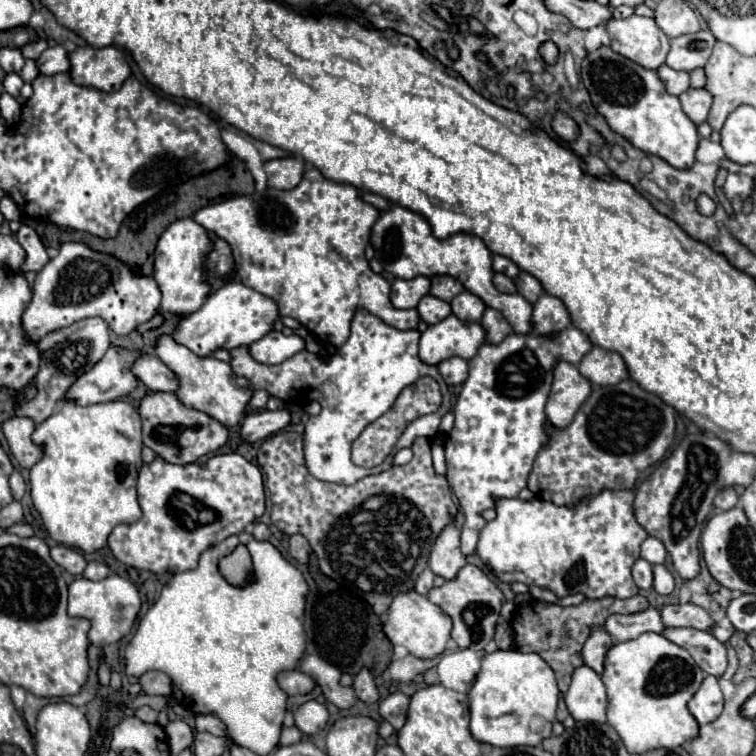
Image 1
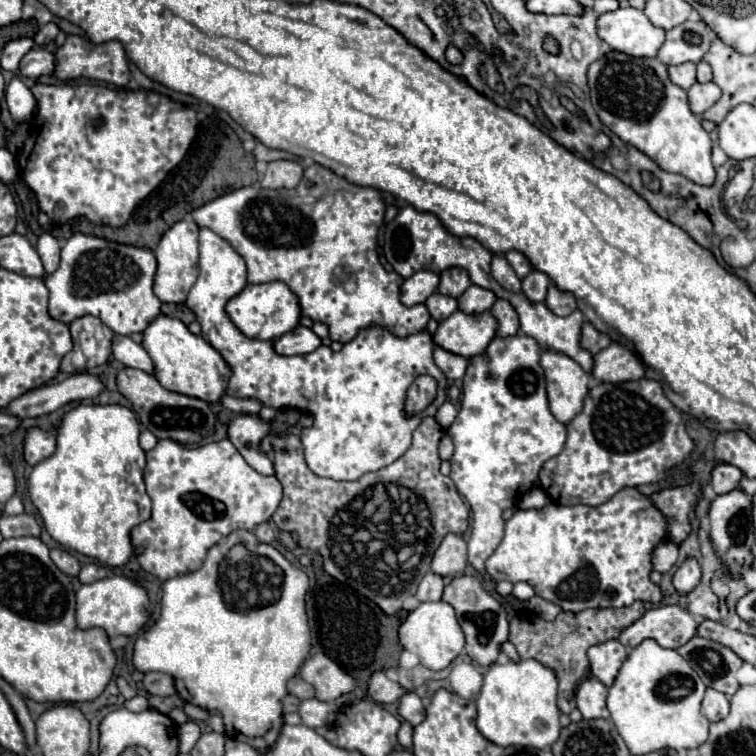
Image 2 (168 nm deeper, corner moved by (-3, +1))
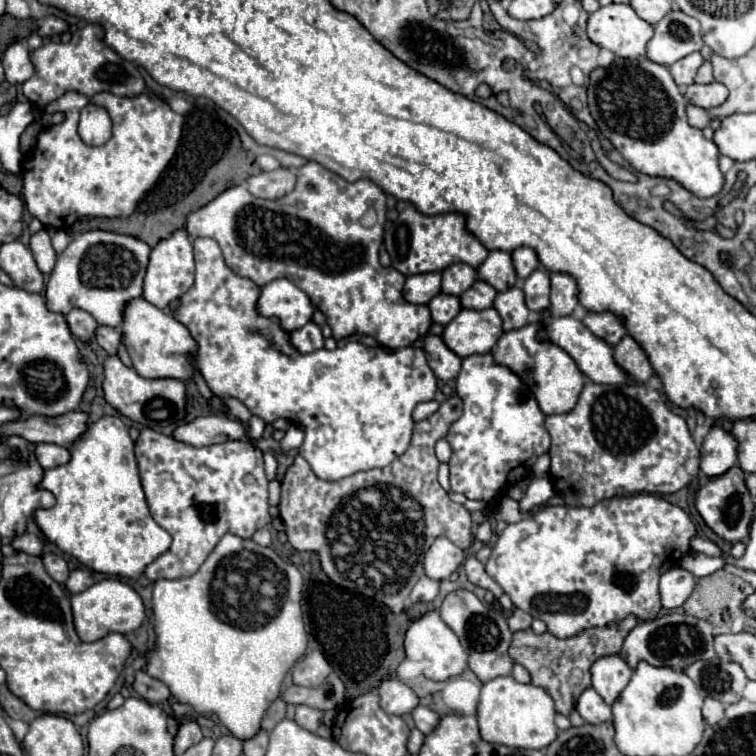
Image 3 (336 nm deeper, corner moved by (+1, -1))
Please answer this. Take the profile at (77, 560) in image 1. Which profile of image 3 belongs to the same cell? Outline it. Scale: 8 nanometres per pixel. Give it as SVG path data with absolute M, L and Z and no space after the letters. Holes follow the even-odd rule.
M48 552L48 554L44 554L44 556L42 556L42 562L44 562L46 572L48 572L56 582L60 582L60 584L64 584L64 582L66 582L66 578L68 578L70 570L68 570L68 564L64 562L64 558L62 558L62 556Z

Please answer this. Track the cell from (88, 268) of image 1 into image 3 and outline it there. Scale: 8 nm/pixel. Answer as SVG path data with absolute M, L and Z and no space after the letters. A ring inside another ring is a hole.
M90 230L76 236L62 254L46 282L46 308L68 314L72 308L86 310L98 324L116 328L122 324L124 308L130 300L142 298L142 280L146 274L150 246L134 236Z

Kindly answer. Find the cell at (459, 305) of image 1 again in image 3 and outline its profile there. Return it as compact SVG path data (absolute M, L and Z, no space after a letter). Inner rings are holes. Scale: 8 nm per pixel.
M476 280L462 296L460 296L460 304L462 308L472 308L472 310L484 310L484 308L490 308L494 298L496 298L496 290L482 282L482 280Z

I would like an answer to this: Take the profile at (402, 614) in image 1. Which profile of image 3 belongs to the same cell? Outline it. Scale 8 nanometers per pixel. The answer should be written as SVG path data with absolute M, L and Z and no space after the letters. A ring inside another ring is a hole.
M430 608L422 618L414 620L410 624L410 628L406 630L404 648L406 648L406 658L422 662L424 664L424 676L430 680L436 680L436 682L458 676L468 666L466 664L468 654L464 654L464 648L462 648L458 636L450 630L450 626L446 626L442 622L438 610L434 610L434 608Z

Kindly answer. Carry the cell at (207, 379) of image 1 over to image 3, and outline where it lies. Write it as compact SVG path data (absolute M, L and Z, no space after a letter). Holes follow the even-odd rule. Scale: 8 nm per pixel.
M136 298L126 304L124 322L122 322L124 346L134 362L136 372L142 378L178 378L178 380L192 380L196 374L194 358L194 338L186 326L182 326L172 314L152 306L144 298Z

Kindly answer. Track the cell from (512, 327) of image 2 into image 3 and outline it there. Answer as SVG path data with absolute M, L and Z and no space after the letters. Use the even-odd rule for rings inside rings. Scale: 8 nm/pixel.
M512 286L506 292L500 292L494 300L494 308L502 318L504 332L520 330L530 320L530 310L524 304L524 292L520 286Z

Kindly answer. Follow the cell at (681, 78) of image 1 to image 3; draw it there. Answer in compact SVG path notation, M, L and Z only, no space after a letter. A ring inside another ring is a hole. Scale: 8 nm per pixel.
M694 52L694 54L690 54L690 56L686 56L686 58L678 60L678 62L674 62L670 66L670 74L672 74L674 82L678 86L690 86L694 82L696 72L698 72L698 68L700 68L702 62L704 62L704 58L698 52Z

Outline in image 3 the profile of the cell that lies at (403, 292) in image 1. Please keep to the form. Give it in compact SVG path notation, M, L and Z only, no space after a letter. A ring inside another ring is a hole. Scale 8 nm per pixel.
M440 272L414 274L406 278L404 298L410 304L428 304L440 292Z

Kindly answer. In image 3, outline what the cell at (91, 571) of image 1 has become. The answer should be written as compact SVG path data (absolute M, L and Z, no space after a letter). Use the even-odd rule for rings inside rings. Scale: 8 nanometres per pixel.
M74 570L66 582L66 588L70 594L78 594L94 584L94 576L90 570Z

